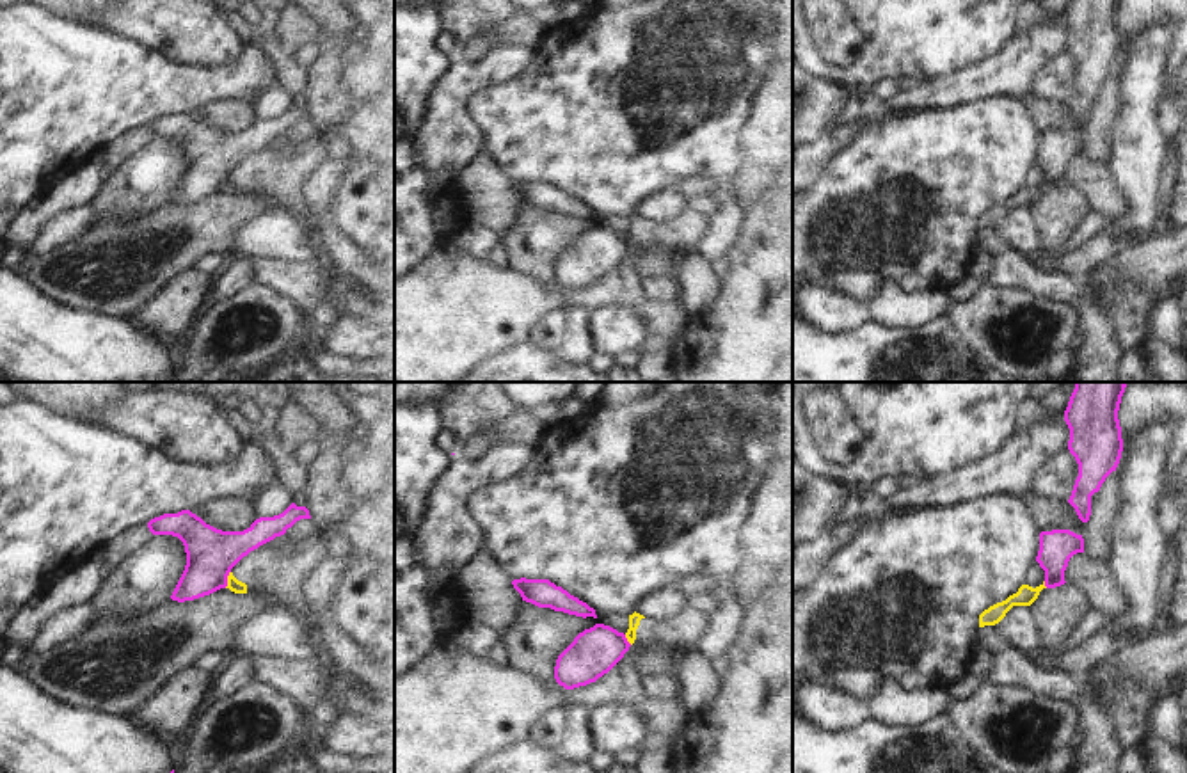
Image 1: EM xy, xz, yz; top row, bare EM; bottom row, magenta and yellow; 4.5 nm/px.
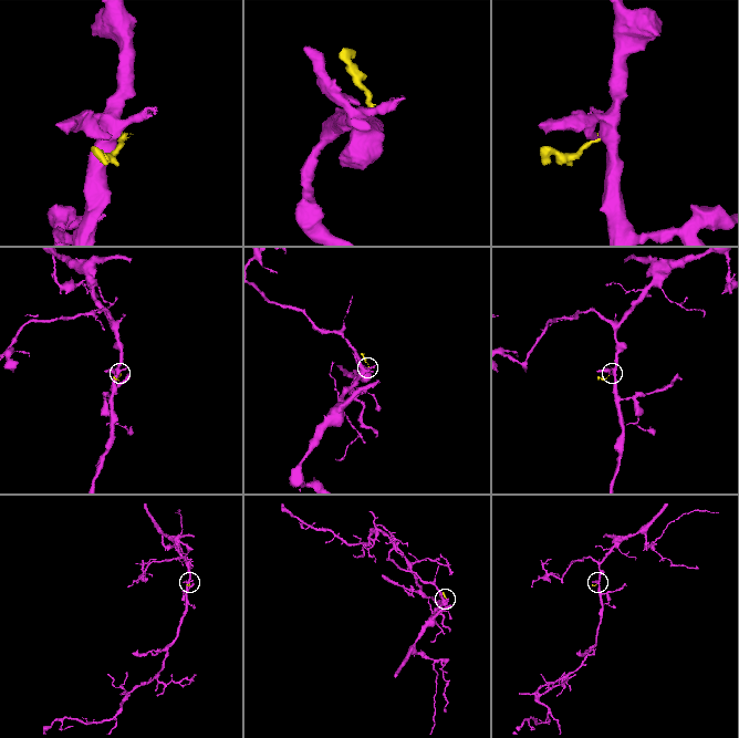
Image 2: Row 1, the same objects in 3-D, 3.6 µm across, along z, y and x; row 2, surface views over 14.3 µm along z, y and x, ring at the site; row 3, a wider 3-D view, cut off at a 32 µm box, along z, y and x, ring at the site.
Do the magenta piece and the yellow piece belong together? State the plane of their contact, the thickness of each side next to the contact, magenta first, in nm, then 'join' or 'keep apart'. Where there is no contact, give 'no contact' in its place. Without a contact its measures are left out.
xy | 220/60 nm | keep apart

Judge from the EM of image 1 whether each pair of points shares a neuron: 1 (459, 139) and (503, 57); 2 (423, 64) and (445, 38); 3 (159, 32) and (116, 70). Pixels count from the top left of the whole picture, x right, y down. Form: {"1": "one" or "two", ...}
{"1": "one", "2": "two", "3": "two"}

